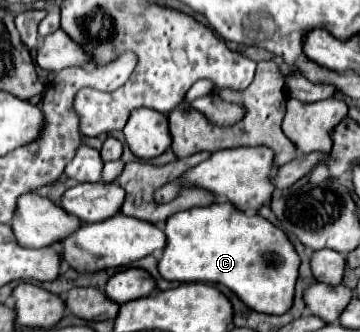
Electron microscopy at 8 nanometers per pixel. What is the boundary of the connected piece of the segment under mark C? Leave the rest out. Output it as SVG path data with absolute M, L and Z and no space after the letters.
M229 201L213 203L171 215L165 235L167 247L159 259L159 273L165 279L225 285L251 309L269 315L281 315L293 307L301 259L287 235L261 215L247 217Z

